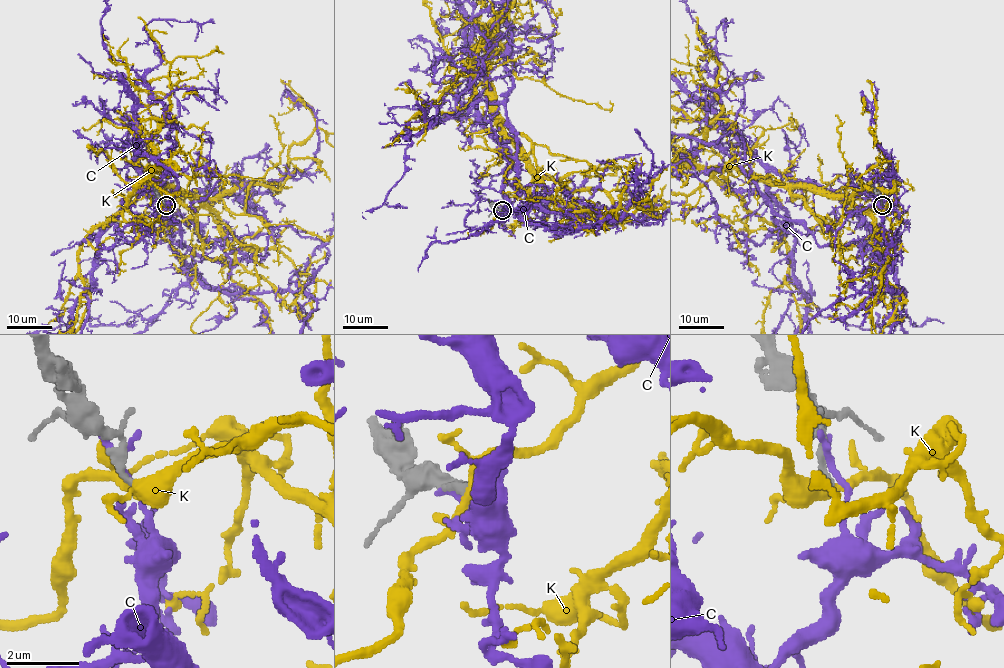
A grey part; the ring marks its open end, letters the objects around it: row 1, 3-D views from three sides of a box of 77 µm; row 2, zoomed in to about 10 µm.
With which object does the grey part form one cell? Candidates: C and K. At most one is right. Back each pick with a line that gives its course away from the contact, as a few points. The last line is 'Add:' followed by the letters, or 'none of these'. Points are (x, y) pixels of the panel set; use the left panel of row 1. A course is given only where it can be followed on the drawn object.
Add: none of these

